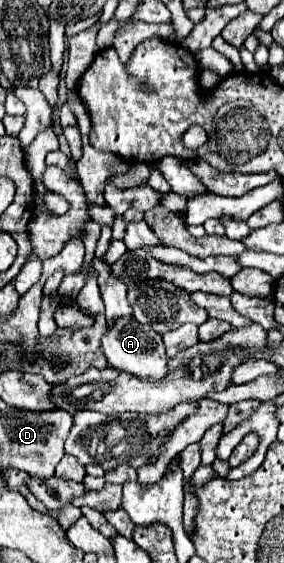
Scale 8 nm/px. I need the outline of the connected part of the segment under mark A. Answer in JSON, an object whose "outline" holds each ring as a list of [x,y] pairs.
{"outline":[[[120,318],[102,338],[102,352],[110,366],[116,370],[126,370],[146,382],[160,382],[168,374],[168,356],[162,342],[162,336],[150,330],[150,326],[142,326],[136,318]]]}

